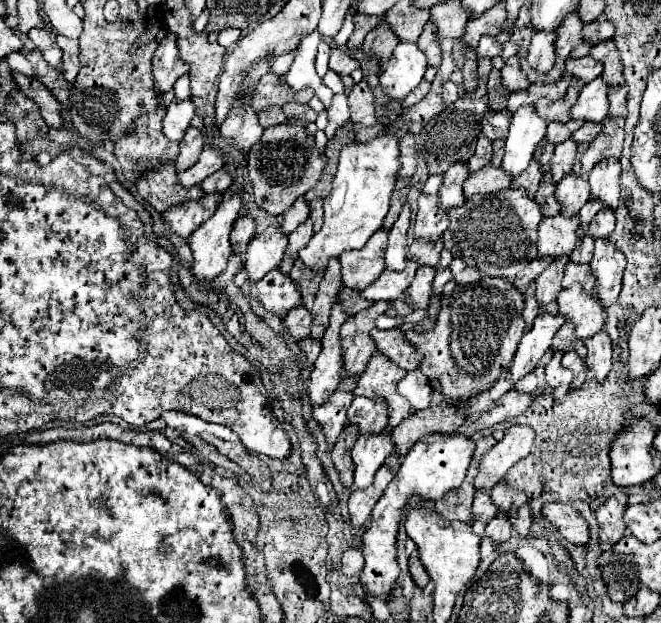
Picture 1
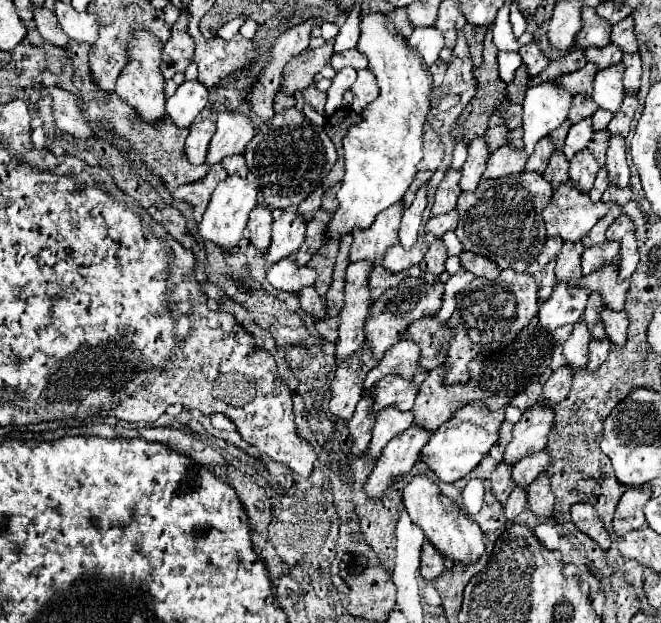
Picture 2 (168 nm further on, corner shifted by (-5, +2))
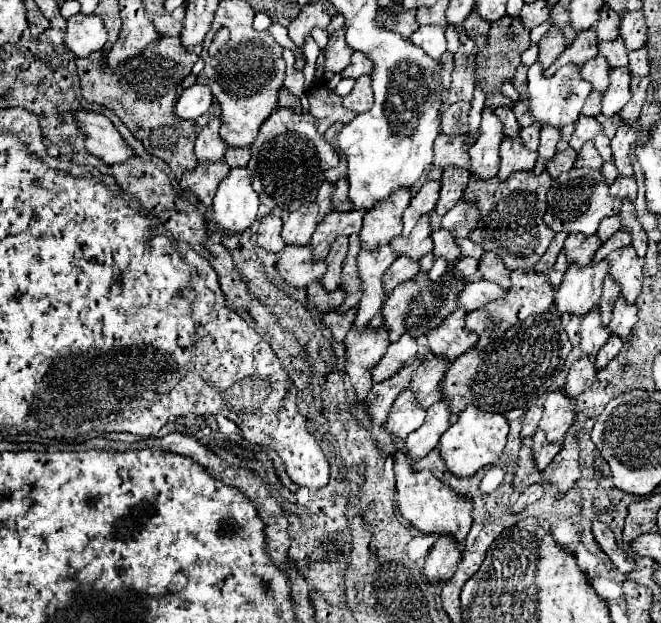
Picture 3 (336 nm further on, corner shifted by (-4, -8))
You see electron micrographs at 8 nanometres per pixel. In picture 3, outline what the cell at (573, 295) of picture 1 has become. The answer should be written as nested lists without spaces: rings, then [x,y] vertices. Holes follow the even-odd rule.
[[[623,246],[619,250],[613,250],[607,256],[609,262],[609,274],[615,278],[617,284],[621,284],[621,296],[627,302],[635,302],[641,294],[643,284],[643,258],[637,258],[633,246]]]

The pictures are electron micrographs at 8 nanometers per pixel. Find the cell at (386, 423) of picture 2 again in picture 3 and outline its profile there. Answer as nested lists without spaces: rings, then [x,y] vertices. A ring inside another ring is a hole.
[[[405,388],[397,396],[397,400],[395,400],[395,404],[393,404],[391,412],[389,412],[387,430],[395,438],[405,440],[407,434],[411,434],[413,430],[417,430],[423,424],[423,420],[425,420],[425,410],[417,404],[413,390]]]

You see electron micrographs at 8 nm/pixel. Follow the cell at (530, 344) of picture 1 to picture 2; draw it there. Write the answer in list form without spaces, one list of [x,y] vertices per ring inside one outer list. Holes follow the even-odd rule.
[[[558,284],[552,296],[540,306],[538,324],[546,332],[554,332],[564,324],[576,324],[586,308],[588,290],[572,288],[568,290],[566,284]]]

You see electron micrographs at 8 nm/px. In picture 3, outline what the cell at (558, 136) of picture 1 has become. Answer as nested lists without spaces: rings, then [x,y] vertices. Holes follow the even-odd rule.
[[[593,90],[583,106],[583,114],[587,116],[599,116],[601,114],[601,98],[603,98],[603,92],[597,92]]]

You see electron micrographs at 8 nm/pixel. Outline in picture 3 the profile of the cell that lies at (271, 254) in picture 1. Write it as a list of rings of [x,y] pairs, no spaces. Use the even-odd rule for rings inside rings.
[[[311,202],[309,208],[301,208],[297,212],[291,212],[289,218],[285,220],[283,224],[283,240],[287,244],[309,244],[311,240],[311,234],[315,232],[315,226],[317,226],[317,204]]]

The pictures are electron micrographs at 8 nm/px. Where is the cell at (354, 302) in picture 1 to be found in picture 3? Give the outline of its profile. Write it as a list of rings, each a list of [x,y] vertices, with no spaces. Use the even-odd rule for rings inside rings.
[[[401,256],[393,262],[393,266],[387,270],[385,274],[385,294],[389,294],[397,284],[401,284],[403,280],[413,278],[419,272],[419,262],[409,262],[409,258]]]

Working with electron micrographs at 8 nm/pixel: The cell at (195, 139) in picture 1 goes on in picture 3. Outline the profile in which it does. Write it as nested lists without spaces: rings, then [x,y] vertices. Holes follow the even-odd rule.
[[[213,118],[197,136],[195,140],[195,156],[199,162],[203,160],[213,160],[217,162],[219,158],[225,156],[225,140],[219,136],[219,128],[221,128],[221,120]]]

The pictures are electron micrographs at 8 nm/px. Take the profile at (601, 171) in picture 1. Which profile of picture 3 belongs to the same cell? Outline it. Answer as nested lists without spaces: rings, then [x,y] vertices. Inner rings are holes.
[[[621,124],[617,128],[617,134],[611,140],[611,148],[613,148],[613,162],[617,166],[619,176],[631,176],[633,174],[633,166],[629,160],[629,154],[633,150],[633,146],[637,146],[637,138],[639,138],[639,124]]]

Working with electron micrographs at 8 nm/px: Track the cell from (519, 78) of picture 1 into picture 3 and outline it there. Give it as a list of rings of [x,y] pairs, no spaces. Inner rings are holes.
[[[551,26],[549,32],[539,42],[539,60],[541,60],[543,68],[549,68],[565,48],[567,48],[565,36],[561,34],[561,30],[557,26]]]

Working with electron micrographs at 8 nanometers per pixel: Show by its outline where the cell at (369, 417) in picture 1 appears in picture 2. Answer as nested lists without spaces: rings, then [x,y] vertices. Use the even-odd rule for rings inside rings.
[[[386,376],[380,382],[376,382],[376,386],[374,386],[372,410],[380,412],[382,408],[394,406],[394,408],[406,412],[412,408],[416,394],[418,394],[416,382],[408,382],[400,376]]]

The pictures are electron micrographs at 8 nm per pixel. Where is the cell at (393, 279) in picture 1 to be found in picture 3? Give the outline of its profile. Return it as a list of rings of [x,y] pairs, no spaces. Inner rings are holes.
[[[423,214],[417,222],[417,226],[411,230],[411,236],[397,236],[391,242],[393,250],[399,256],[411,256],[413,260],[423,258],[431,248],[433,248],[433,240],[431,240],[431,224],[429,224],[429,216]]]

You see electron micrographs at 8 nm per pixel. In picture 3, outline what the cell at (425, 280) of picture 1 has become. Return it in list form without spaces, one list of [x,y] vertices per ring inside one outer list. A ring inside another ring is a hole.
[[[433,228],[431,236],[433,236],[433,242],[435,242],[435,248],[433,248],[435,258],[443,256],[443,258],[447,258],[451,262],[451,260],[455,260],[461,254],[459,246],[455,244],[453,232],[449,232],[445,228]]]

